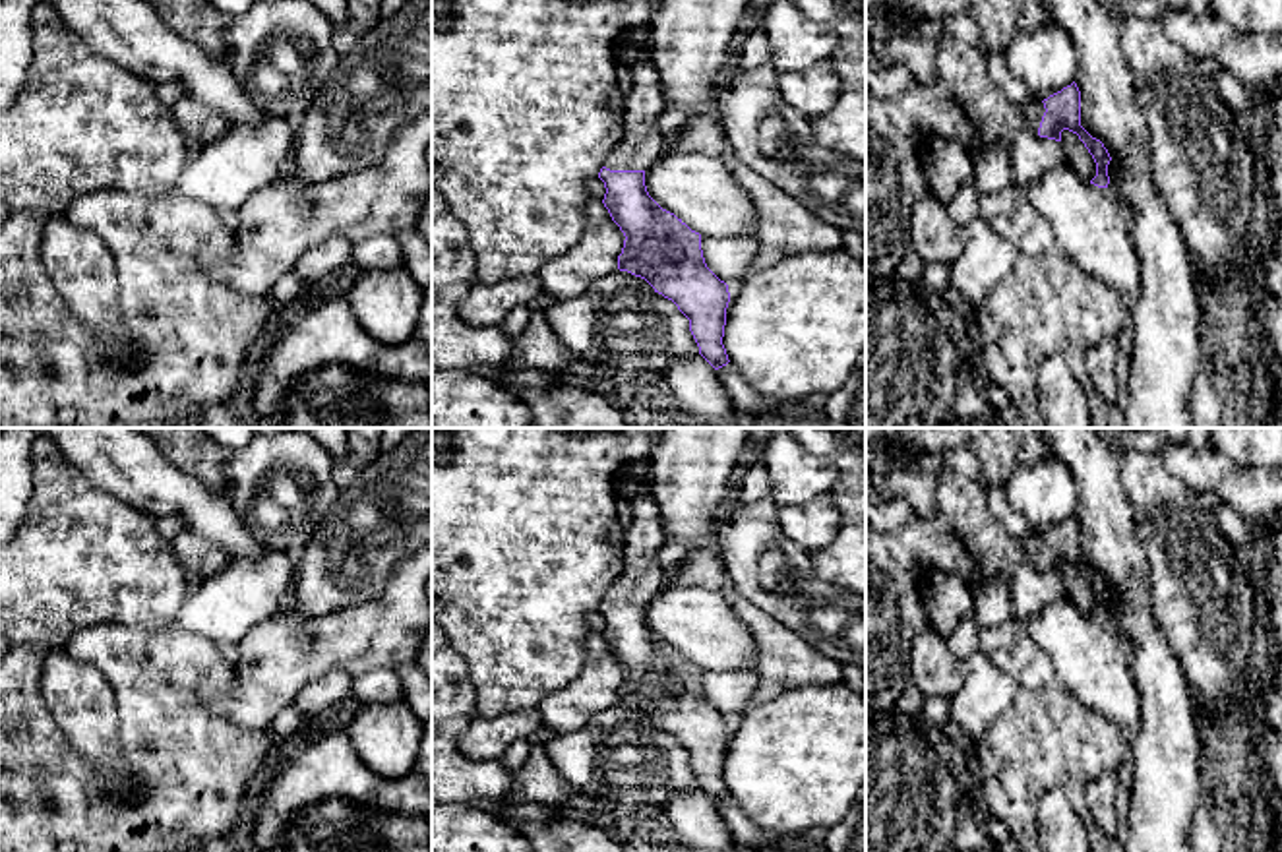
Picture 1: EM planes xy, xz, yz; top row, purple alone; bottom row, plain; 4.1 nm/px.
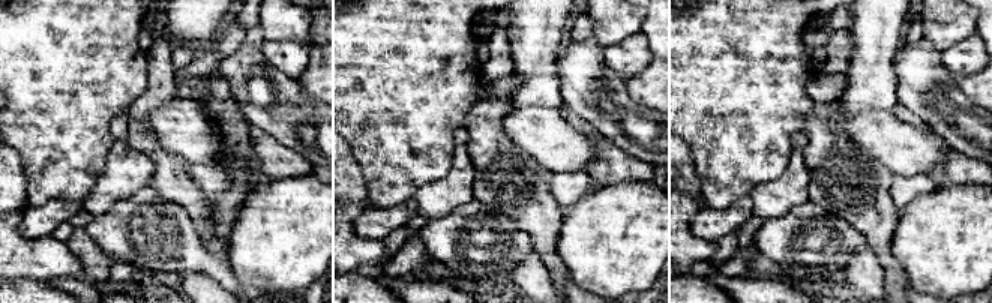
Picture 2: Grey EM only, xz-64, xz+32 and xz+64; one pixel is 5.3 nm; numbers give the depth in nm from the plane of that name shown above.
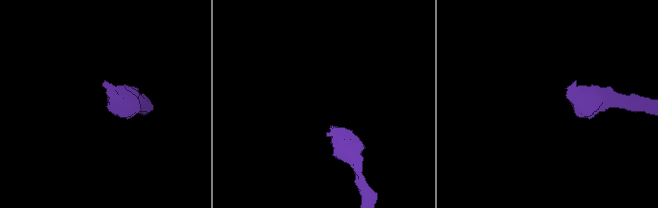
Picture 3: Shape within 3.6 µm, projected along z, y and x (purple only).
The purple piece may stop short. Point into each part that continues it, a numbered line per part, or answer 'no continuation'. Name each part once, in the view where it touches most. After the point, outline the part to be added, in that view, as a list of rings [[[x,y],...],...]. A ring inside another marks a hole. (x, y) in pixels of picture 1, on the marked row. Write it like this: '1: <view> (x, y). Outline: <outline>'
1: xz (641, 146). Outline: [[[641,52],[631,56],[631,89],[626,95],[626,136],[610,151],[604,167],[610,170],[647,170],[666,151],[666,137],[655,130],[655,122],[666,108],[664,93],[660,87],[660,74],[655,62]]]

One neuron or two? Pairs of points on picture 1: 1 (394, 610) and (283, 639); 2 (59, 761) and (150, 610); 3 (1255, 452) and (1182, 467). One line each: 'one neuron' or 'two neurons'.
1: one neuron
2: two neurons
3: two neurons

